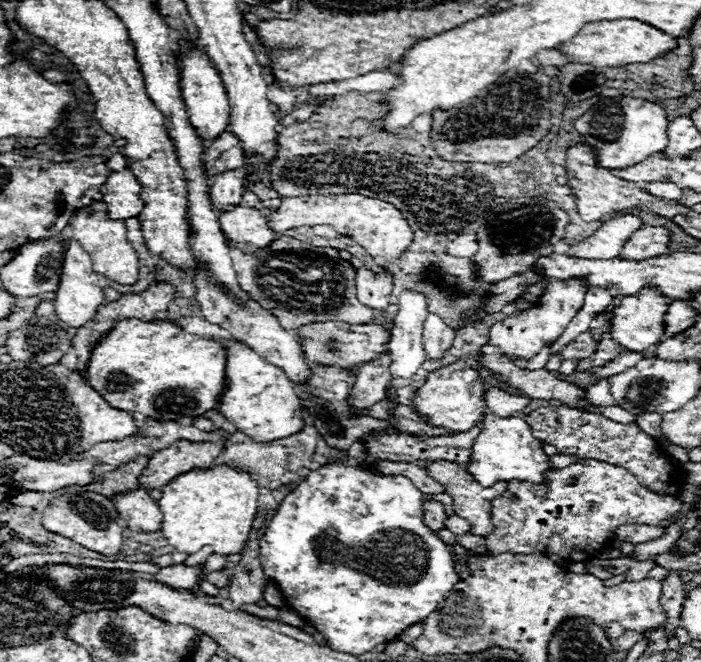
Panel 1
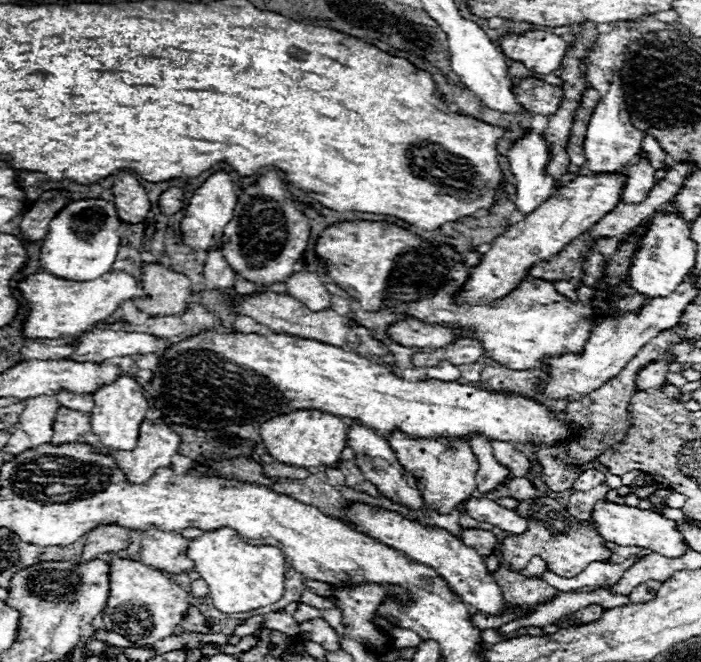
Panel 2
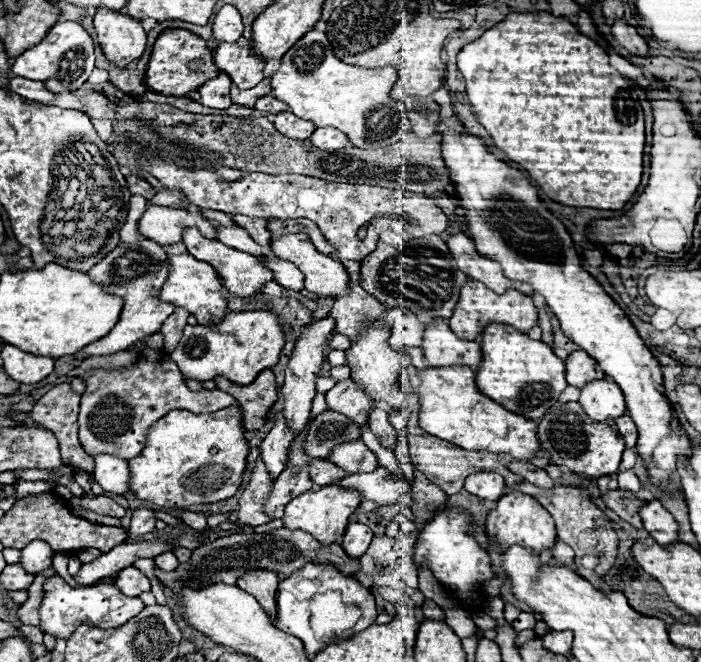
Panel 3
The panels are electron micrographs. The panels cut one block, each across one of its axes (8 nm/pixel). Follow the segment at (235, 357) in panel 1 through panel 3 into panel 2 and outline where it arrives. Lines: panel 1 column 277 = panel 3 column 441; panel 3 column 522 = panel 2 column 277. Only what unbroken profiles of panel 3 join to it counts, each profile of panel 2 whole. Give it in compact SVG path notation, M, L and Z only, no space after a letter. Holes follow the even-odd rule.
M294 410L290 414L276 416L260 426L260 438L270 456L278 462L298 468L336 468L340 464L340 454L346 448L346 434L348 428L340 418L320 410Z

